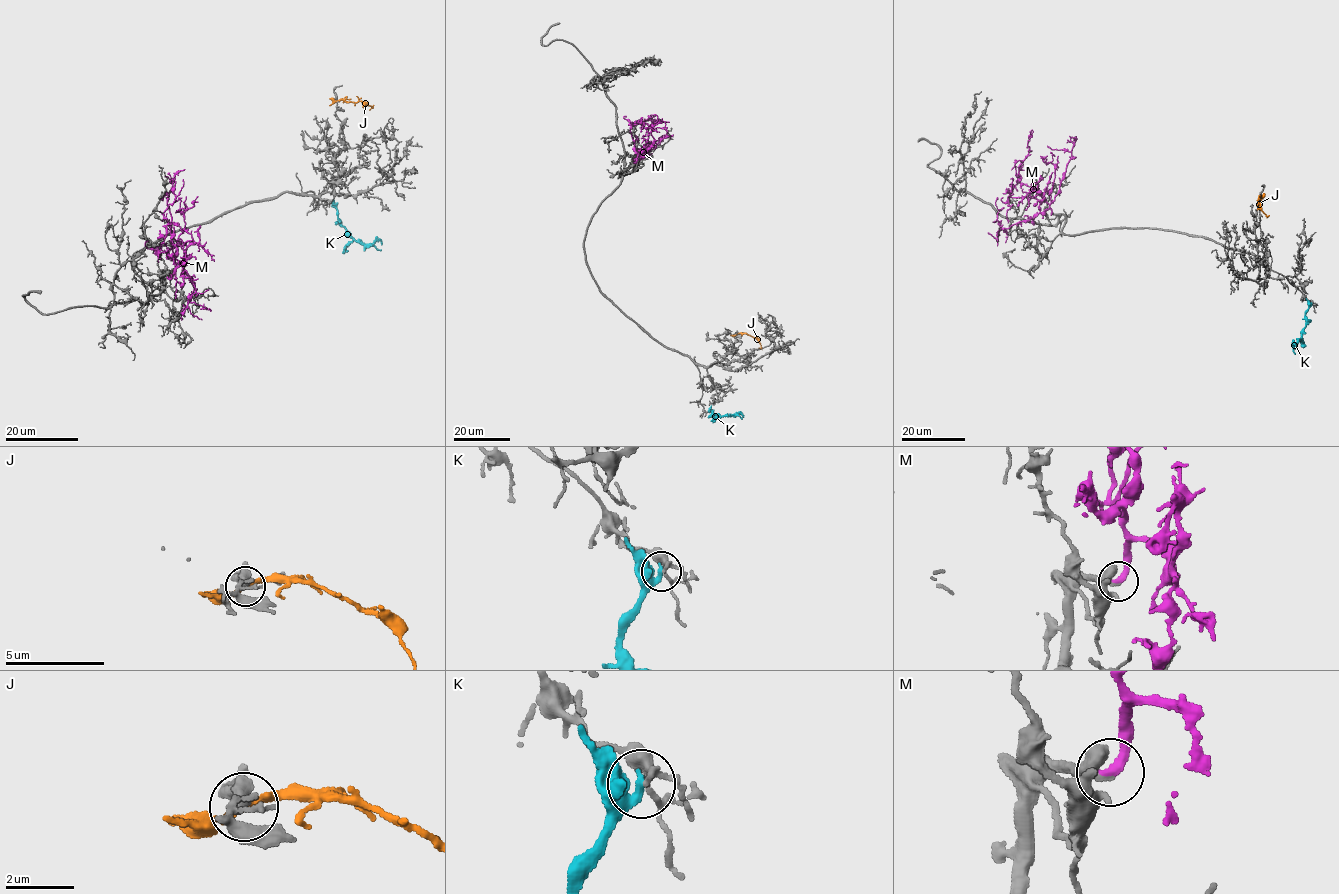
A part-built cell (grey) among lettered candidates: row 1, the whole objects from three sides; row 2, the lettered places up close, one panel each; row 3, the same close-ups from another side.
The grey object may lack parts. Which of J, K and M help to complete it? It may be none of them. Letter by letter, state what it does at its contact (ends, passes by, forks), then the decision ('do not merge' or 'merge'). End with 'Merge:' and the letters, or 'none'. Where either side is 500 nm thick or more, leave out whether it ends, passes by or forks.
J: it passes by; do not merge
K: it ends there; do not merge
M: it ends there; merge
Merge: M

